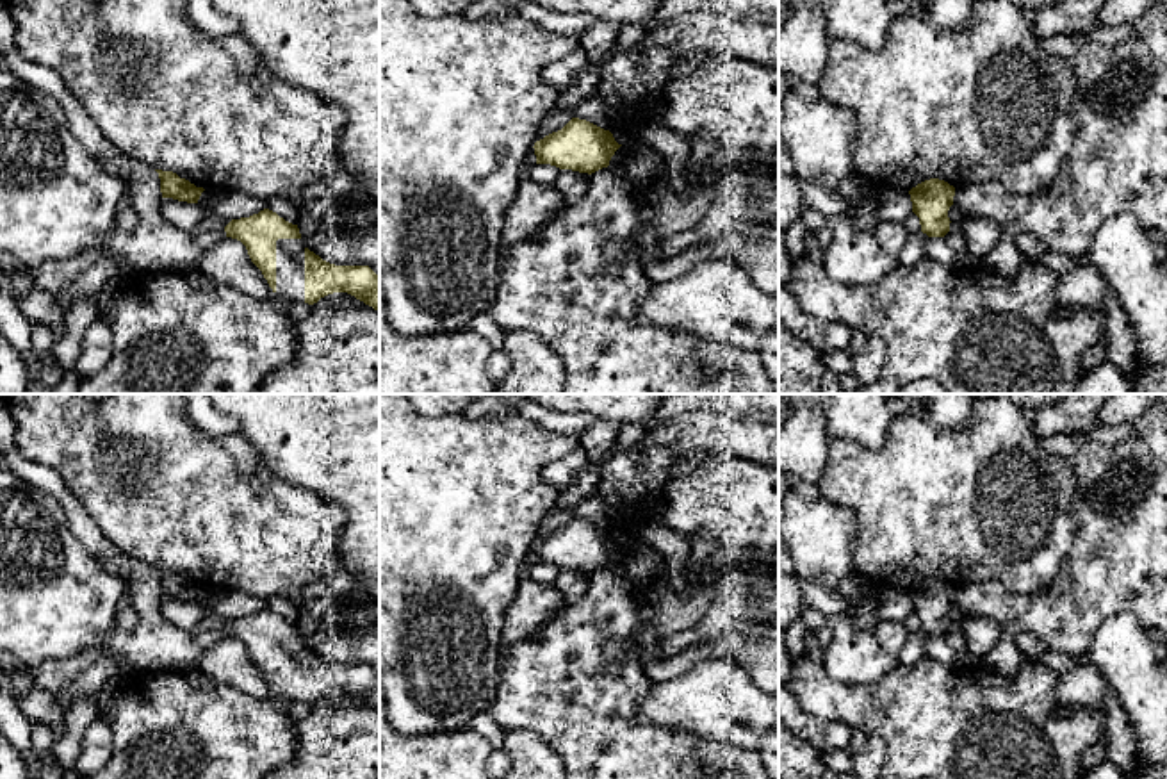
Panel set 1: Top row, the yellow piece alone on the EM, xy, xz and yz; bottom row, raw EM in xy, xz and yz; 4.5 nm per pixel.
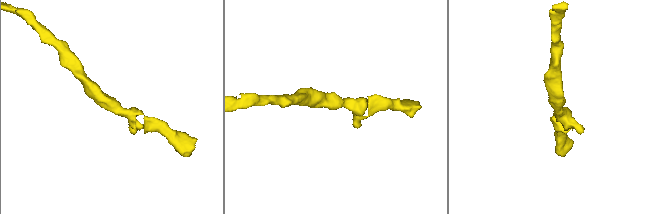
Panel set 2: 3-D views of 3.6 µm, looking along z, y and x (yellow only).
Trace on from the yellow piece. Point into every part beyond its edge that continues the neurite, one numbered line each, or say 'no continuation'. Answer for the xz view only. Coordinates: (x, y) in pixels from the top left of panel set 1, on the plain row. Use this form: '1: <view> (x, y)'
no continuation

